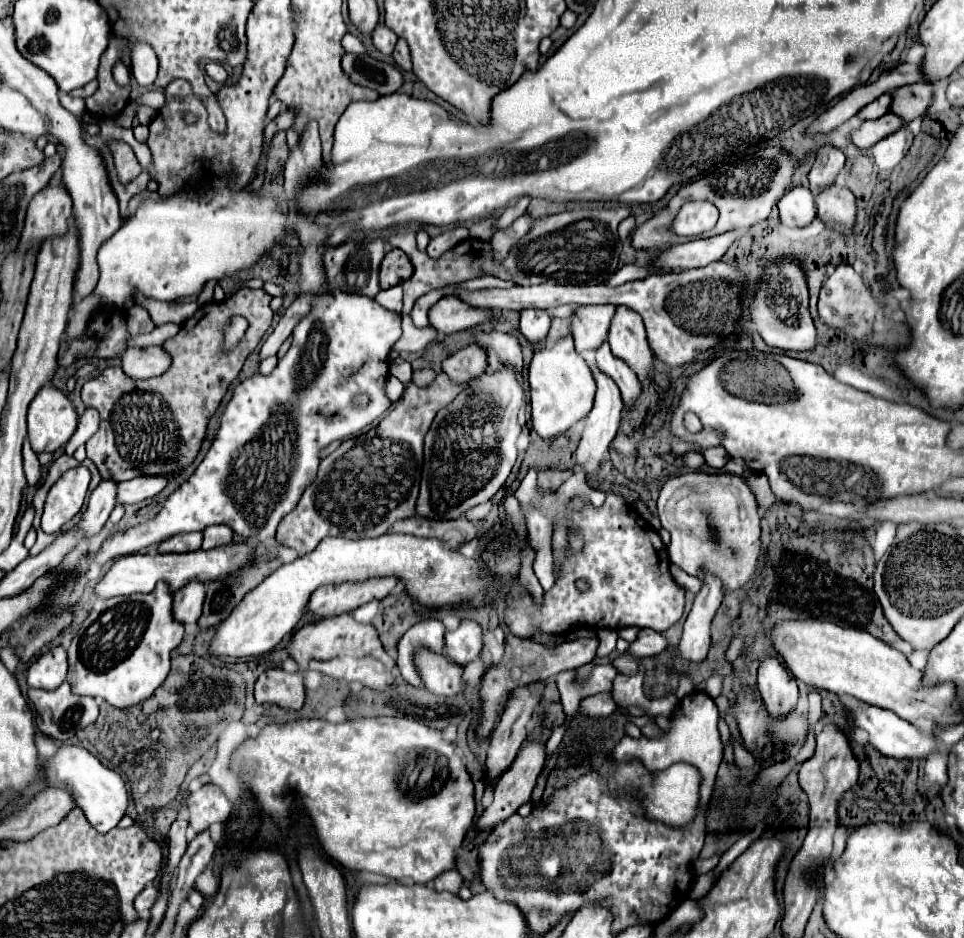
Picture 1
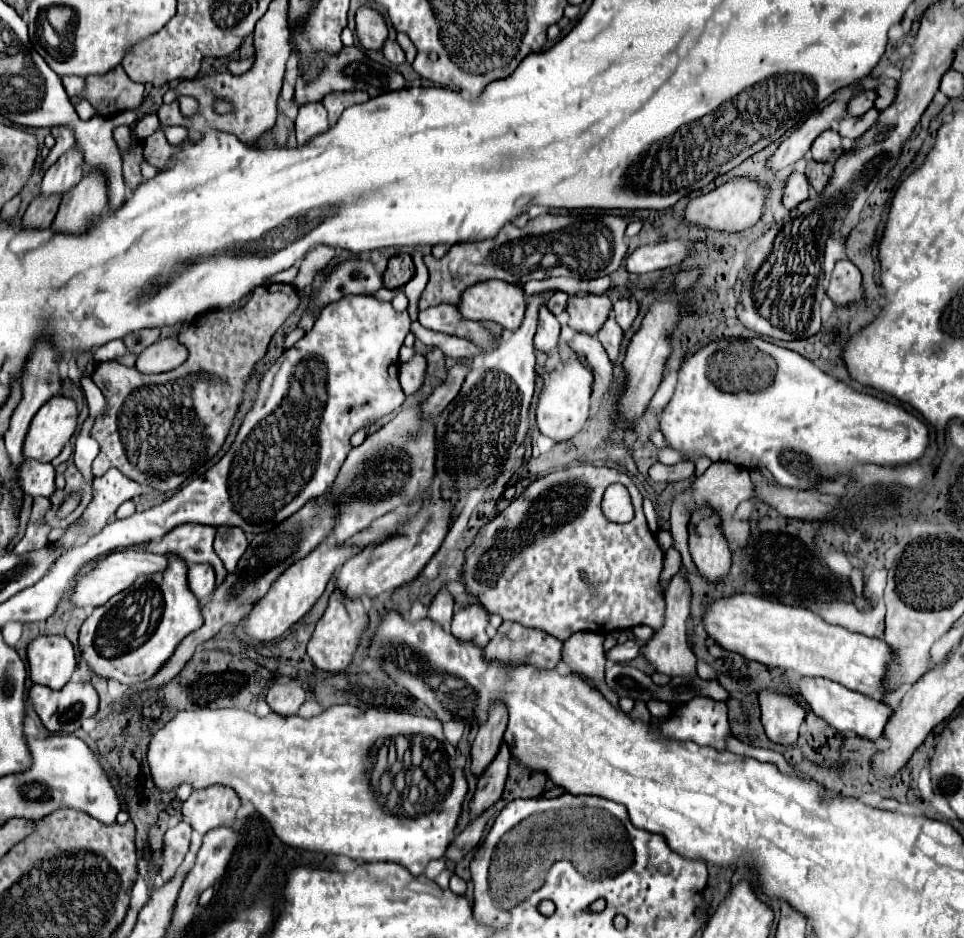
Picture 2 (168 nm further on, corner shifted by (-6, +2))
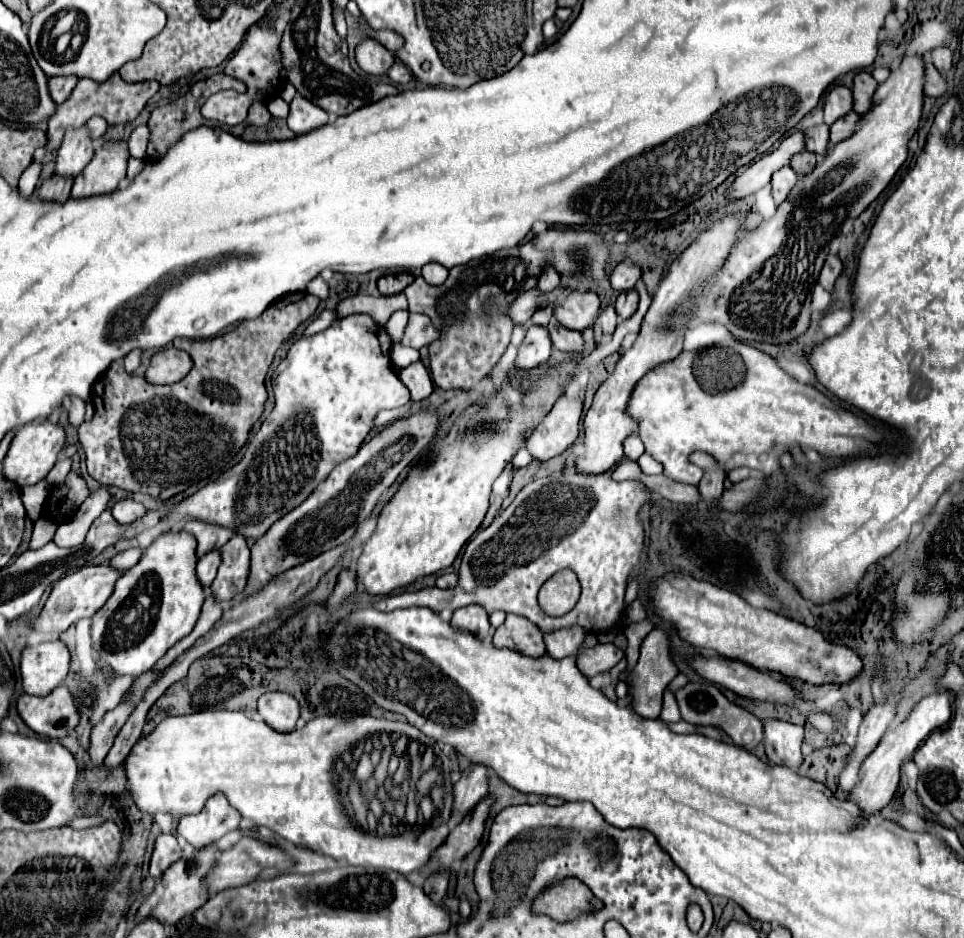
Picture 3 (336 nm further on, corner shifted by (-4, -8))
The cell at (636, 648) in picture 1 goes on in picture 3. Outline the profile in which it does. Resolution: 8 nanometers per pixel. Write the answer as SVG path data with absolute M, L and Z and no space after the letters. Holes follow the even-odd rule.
M597 643L593 649L581 649L581 653L577 655L577 665L583 671L583 675L591 679L597 673L613 669L623 657L625 653L613 643Z

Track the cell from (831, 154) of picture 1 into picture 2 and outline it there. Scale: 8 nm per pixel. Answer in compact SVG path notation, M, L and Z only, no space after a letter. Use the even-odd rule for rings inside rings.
M829 129L825 133L821 133L813 147L811 147L811 155L815 161L829 161L831 157L837 159L839 155L843 155L843 147L841 147L841 137L837 131Z

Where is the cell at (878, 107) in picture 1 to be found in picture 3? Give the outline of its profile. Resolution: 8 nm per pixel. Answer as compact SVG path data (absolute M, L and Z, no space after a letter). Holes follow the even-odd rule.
M835 85L825 97L825 123L833 125L837 119L853 111L853 93L845 85Z

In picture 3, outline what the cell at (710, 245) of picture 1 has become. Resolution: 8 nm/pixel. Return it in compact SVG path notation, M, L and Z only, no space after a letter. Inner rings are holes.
M619 263L611 273L611 287L615 291L629 291L635 287L635 283L641 279L641 267L635 263Z

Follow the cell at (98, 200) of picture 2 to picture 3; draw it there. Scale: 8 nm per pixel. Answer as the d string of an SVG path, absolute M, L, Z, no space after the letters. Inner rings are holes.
M105 143L101 145L91 163L73 181L71 199L87 199L95 195L107 195L117 189L117 183L125 177L127 169L127 143Z

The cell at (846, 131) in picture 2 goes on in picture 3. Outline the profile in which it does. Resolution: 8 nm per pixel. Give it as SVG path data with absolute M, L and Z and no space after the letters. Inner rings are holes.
M855 111L847 113L847 117L841 117L839 121L835 121L835 125L831 125L831 143L837 145L839 141L851 137L855 133L855 127L859 125L861 115L857 115Z

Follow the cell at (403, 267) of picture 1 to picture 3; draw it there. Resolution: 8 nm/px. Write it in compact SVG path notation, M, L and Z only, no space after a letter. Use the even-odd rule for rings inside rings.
M403 271L403 273L395 273L395 275L385 275L385 277L381 277L381 279L377 281L377 287L379 287L381 295L397 295L397 293L401 293L407 285L411 285L413 279L415 279L415 277L413 277L411 273Z

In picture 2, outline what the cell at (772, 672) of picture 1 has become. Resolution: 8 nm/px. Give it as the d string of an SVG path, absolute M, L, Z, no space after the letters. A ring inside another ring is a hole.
M761 691L761 723L767 737L779 745L793 745L801 723L805 721L805 709L789 695Z

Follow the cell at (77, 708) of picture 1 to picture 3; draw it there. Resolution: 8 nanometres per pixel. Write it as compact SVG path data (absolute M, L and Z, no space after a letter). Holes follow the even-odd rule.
M65 685L53 689L47 697L23 693L17 699L17 711L35 733L49 739L69 735L81 721L79 703Z

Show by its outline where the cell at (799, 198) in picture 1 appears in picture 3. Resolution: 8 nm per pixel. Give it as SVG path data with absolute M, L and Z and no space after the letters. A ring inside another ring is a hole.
M791 167L779 169L779 173L775 173L771 183L773 183L773 199L775 199L777 205L781 205L787 199L787 195L791 193L791 189L795 187L797 173Z

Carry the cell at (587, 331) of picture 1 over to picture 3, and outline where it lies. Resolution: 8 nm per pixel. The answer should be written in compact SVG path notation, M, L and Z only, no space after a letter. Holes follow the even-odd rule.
M571 291L567 299L555 307L555 317L567 329L585 331L593 327L599 311L599 297L593 291Z

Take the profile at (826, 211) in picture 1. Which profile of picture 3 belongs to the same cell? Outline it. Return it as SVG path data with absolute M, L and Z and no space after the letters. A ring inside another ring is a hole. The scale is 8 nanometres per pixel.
M803 151L803 153L797 153L793 159L791 159L791 167L797 171L797 175L805 177L809 175L813 169L815 169L815 153L809 153L809 151Z

